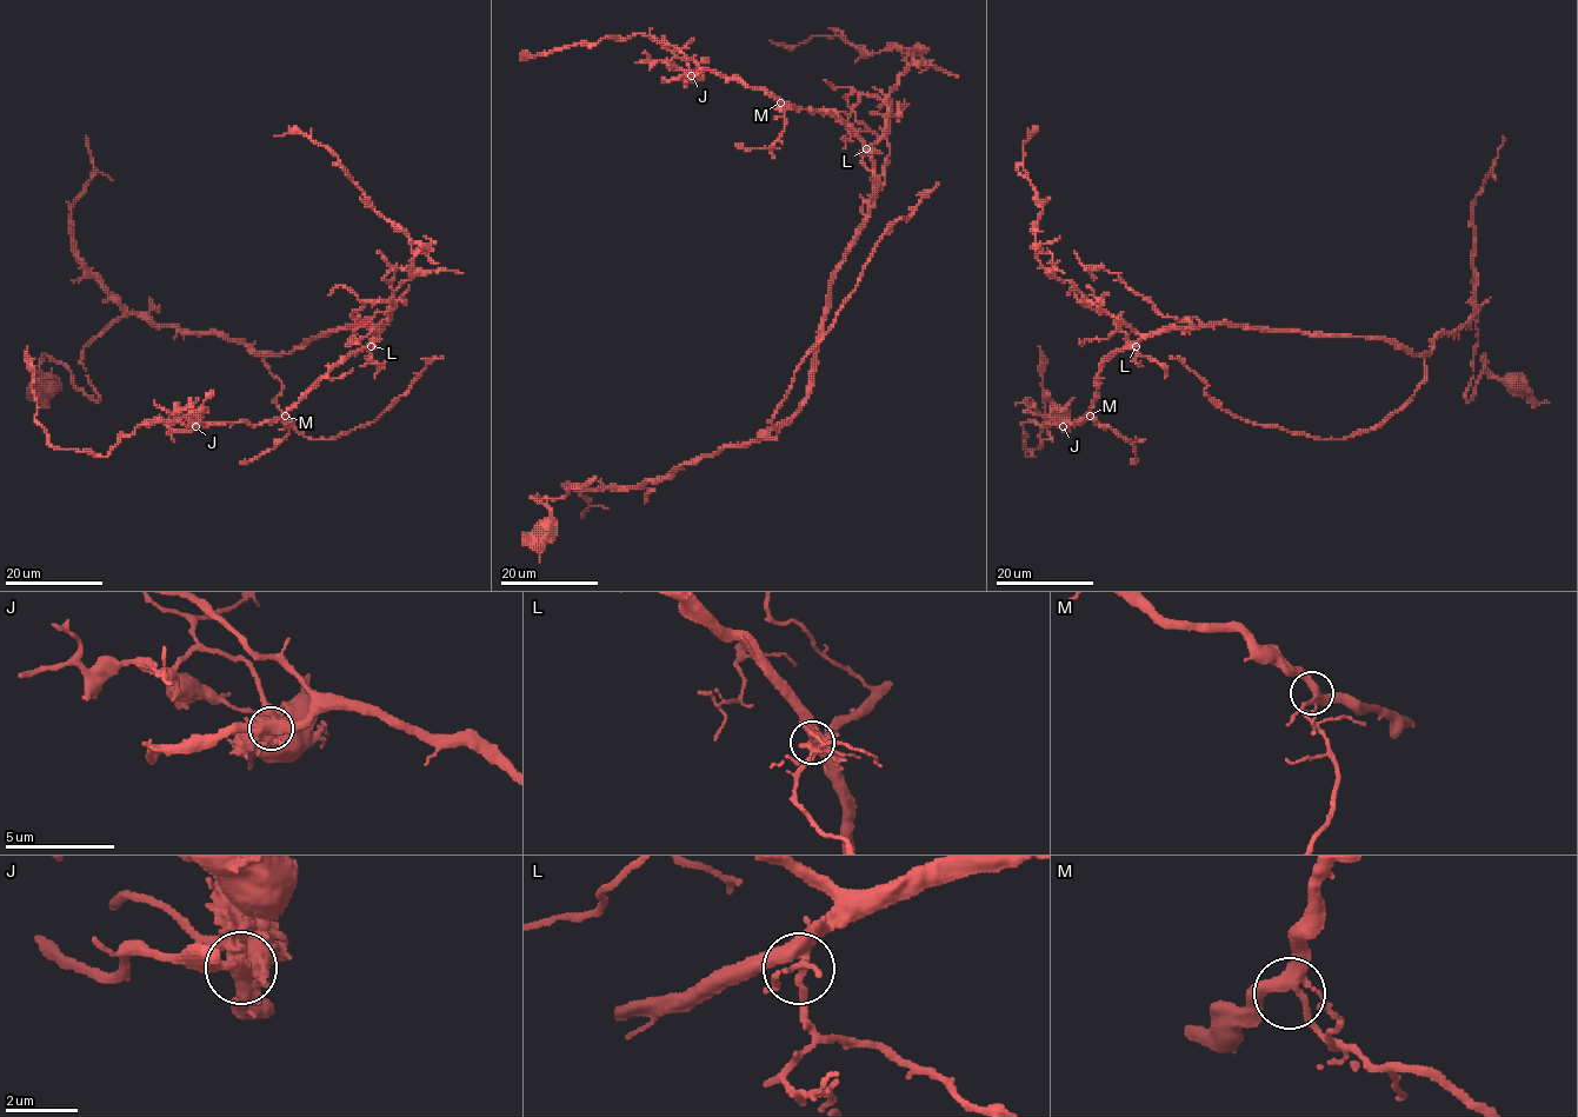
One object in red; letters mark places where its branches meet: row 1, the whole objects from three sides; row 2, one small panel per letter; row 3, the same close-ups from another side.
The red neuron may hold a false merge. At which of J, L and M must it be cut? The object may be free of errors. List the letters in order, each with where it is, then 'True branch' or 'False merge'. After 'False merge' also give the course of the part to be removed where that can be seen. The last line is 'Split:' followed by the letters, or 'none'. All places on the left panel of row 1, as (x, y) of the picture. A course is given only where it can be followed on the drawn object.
J: Place: (195, 426). False merge. Course of the part to remove: (195, 425), (190, 416), (167, 412), (155, 401), (157, 406)
L: Place: (371, 346). True branch
M: Place: (285, 416). True branch
Split: J

